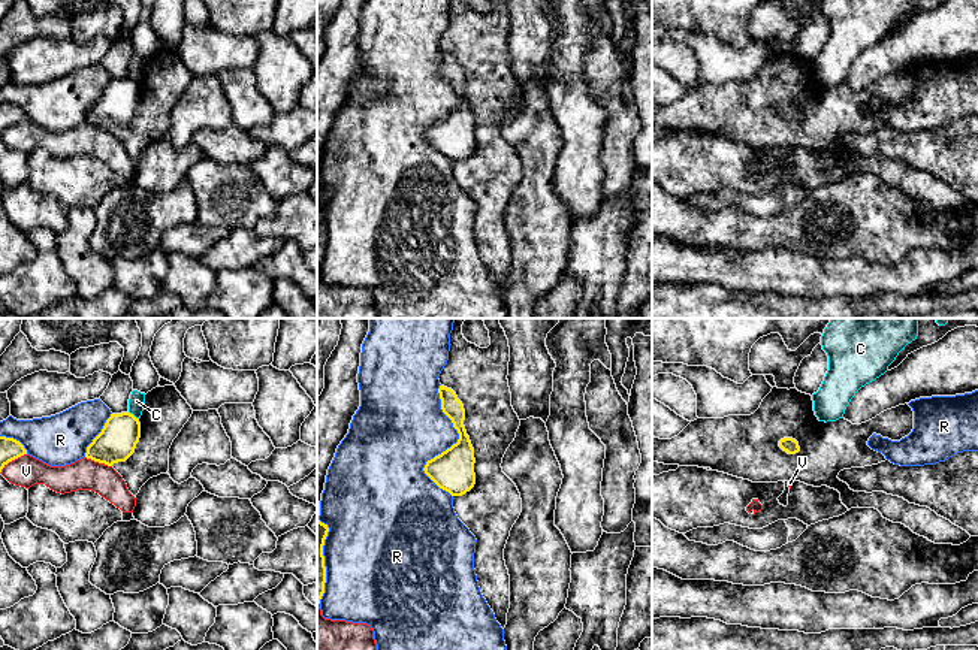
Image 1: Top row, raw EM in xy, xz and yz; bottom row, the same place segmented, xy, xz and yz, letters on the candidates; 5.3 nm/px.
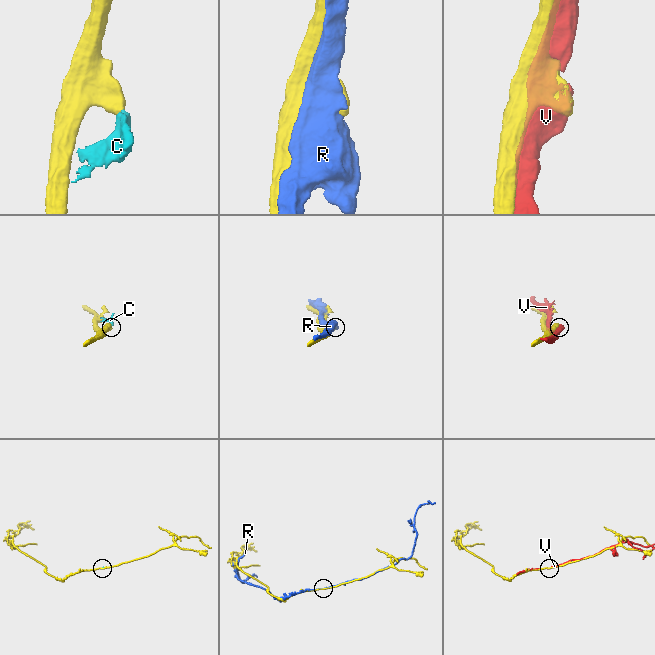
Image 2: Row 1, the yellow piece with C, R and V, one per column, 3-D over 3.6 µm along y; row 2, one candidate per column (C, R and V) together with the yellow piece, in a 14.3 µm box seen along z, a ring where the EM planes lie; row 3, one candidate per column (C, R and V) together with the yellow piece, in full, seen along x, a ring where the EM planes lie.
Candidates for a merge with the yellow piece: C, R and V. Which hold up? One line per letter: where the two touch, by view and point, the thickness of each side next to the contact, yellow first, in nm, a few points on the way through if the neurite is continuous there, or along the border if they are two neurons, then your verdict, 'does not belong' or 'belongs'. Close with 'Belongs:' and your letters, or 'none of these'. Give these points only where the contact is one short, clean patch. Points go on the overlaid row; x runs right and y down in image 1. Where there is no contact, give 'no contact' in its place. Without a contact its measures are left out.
C: meets yellow in xy at (132, 414); 200 nm thick on the yellow side, 90 nm on the other; border along xy (127, 411), (138, 419); does not belong
R: meets yellow in xz at (452, 446); 220 nm thick on the yellow side, 400 nm on the other; does not belong
V: meets yellow in xy at (12, 459); 120 nm thick on the yellow side, 170 nm on the other; does not belong
Belongs: none of these

